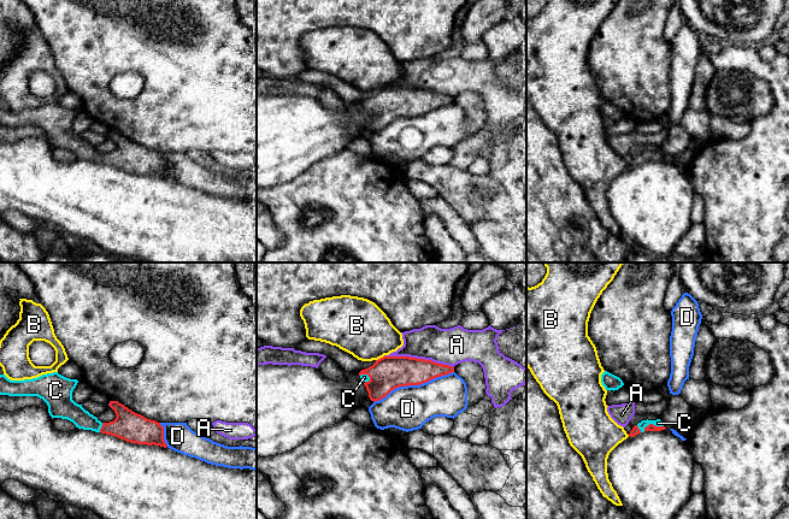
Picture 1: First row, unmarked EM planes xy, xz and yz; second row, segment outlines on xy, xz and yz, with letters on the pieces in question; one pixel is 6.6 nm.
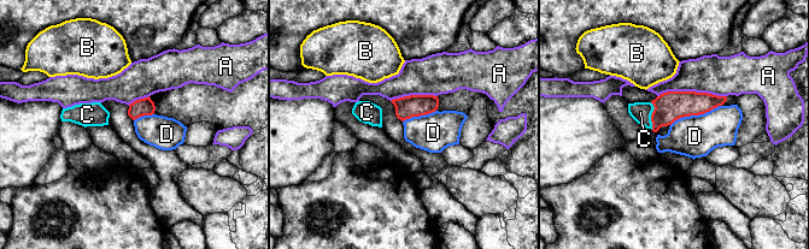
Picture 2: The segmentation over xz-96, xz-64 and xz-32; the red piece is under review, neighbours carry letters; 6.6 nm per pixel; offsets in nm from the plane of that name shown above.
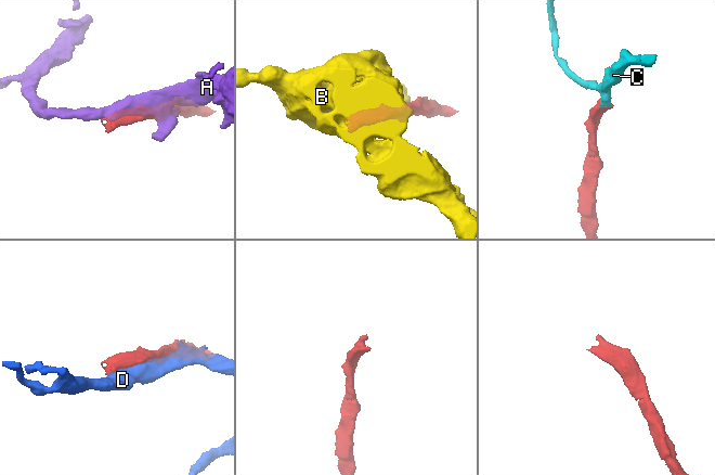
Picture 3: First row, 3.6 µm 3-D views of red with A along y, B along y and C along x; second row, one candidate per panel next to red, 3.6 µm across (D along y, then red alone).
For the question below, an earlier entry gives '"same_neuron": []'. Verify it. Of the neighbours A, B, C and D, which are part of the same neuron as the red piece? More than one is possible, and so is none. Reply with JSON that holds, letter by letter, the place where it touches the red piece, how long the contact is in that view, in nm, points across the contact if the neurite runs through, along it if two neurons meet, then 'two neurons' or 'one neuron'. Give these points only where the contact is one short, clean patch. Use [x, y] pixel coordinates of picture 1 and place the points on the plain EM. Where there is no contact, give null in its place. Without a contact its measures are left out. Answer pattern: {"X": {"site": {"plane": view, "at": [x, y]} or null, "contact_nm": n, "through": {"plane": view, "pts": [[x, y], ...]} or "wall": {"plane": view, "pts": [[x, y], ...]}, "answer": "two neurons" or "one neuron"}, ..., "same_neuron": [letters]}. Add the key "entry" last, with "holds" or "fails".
{"A": {"site": {"plane": "xz", "at": [419, 89]}, "contact_nm": 480, "answer": "two neurons"}, "B": {"site": {"plane": "xz", "at": [381, 88]}, "contact_nm": 70, "answer": "two neurons"}, "C": {"site": {"plane": "yz", "at": [652, 154]}, "contact_nm": 140, "through": {"plane": "yz", "pts": [[651, 158], [652, 154], [641, 155]]}, "answer": "one neuron"}, "D": {"site": {"plane": "xz", "at": [413, 114]}, "contact_nm": 600, "answer": "two neurons"}, "same_neuron": ["C"], "entry": "fails"}

